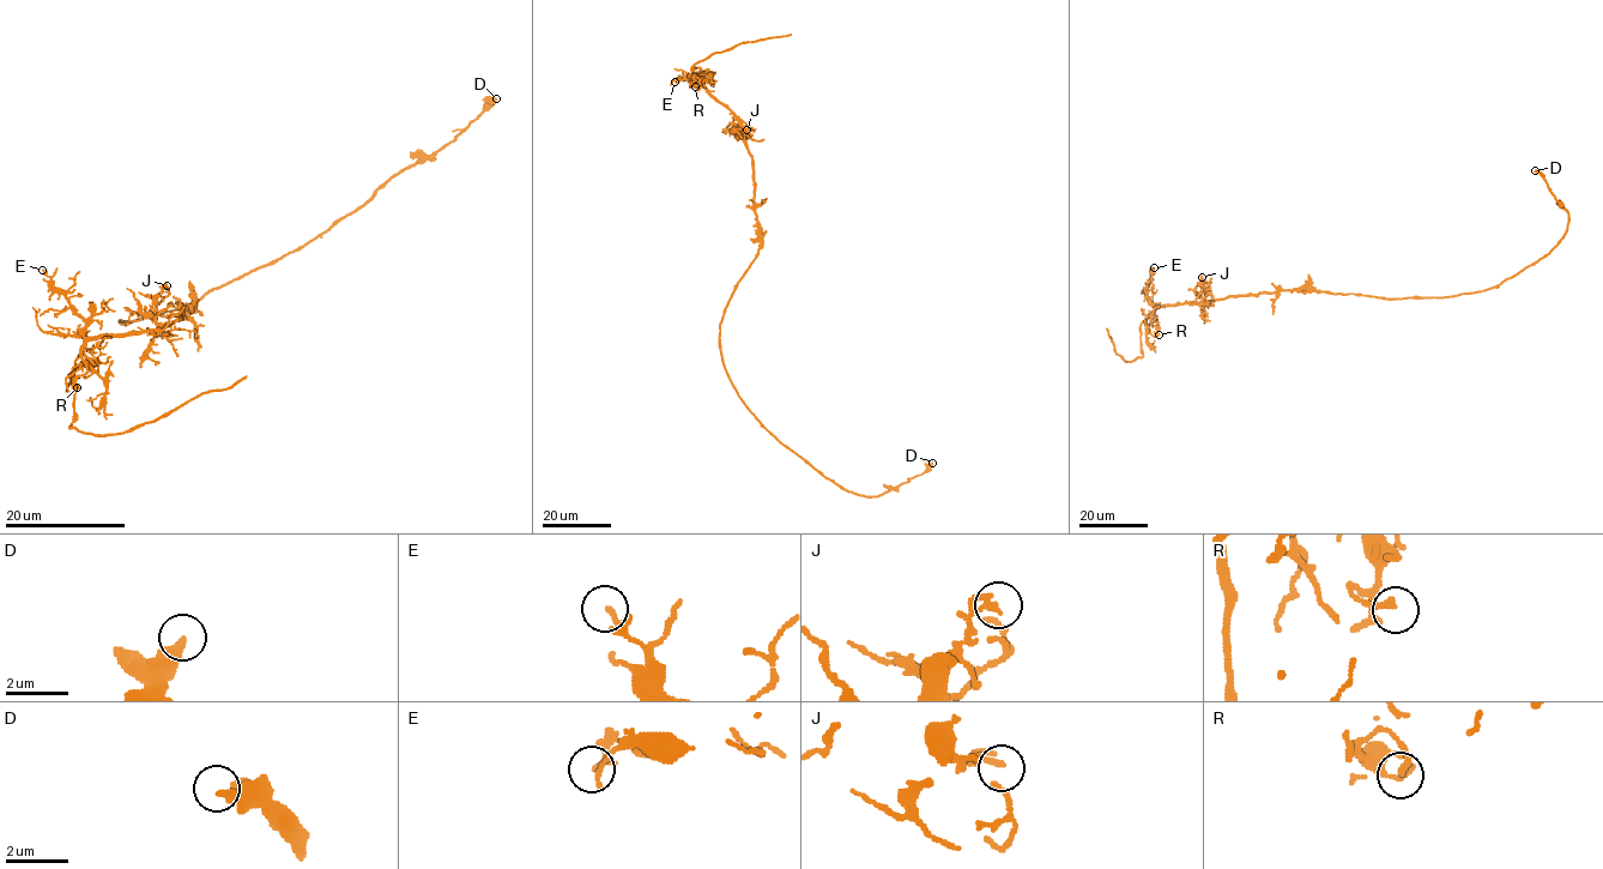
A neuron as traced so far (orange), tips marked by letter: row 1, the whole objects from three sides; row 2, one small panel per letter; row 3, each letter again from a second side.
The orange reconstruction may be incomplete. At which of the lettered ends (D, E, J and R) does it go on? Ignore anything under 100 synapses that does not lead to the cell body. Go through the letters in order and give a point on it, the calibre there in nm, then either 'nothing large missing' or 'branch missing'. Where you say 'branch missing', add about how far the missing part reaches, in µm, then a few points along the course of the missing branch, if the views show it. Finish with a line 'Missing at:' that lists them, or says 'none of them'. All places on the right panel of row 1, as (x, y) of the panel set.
D: at (1535, 170); 320 nm thick; nothing large missing
E: at (1154, 267); 160 nm thick; nothing large missing
J: at (1202, 277); 130 nm thick; nothing large missing
R: at (1159, 335); 200 nm thick; nothing large missing
Missing at: none of them

